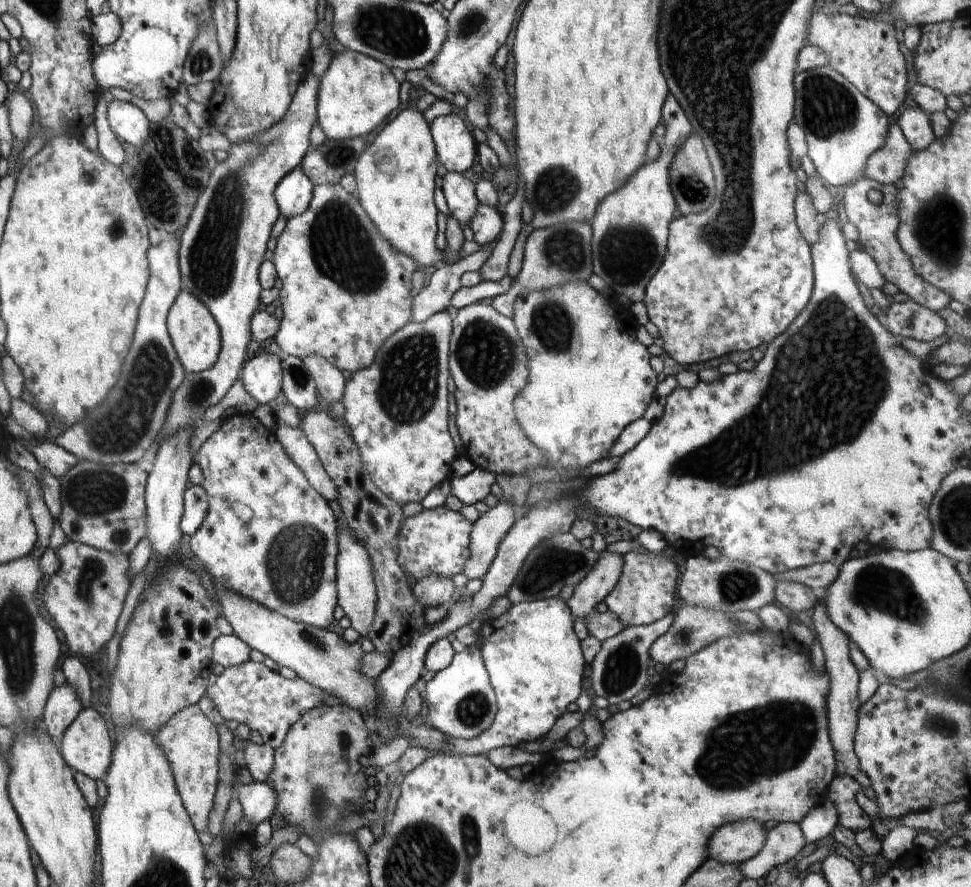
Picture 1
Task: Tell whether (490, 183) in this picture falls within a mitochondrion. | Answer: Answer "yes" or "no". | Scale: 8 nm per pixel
no

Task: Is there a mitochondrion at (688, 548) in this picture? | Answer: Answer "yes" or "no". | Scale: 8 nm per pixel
no

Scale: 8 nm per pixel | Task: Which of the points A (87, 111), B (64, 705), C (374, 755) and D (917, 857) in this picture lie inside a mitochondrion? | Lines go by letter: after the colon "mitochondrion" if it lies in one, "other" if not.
A: other
B: other
C: other
D: other

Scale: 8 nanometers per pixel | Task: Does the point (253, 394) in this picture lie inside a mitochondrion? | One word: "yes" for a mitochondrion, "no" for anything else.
no

